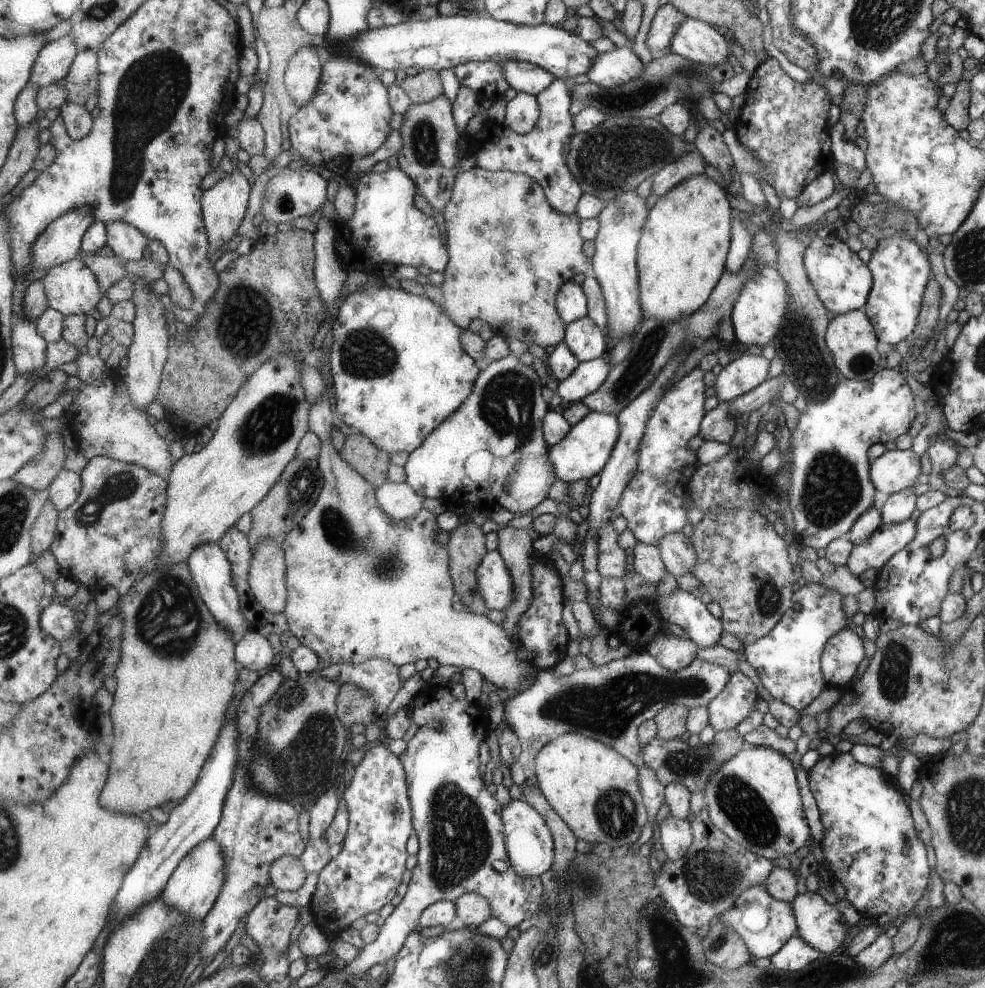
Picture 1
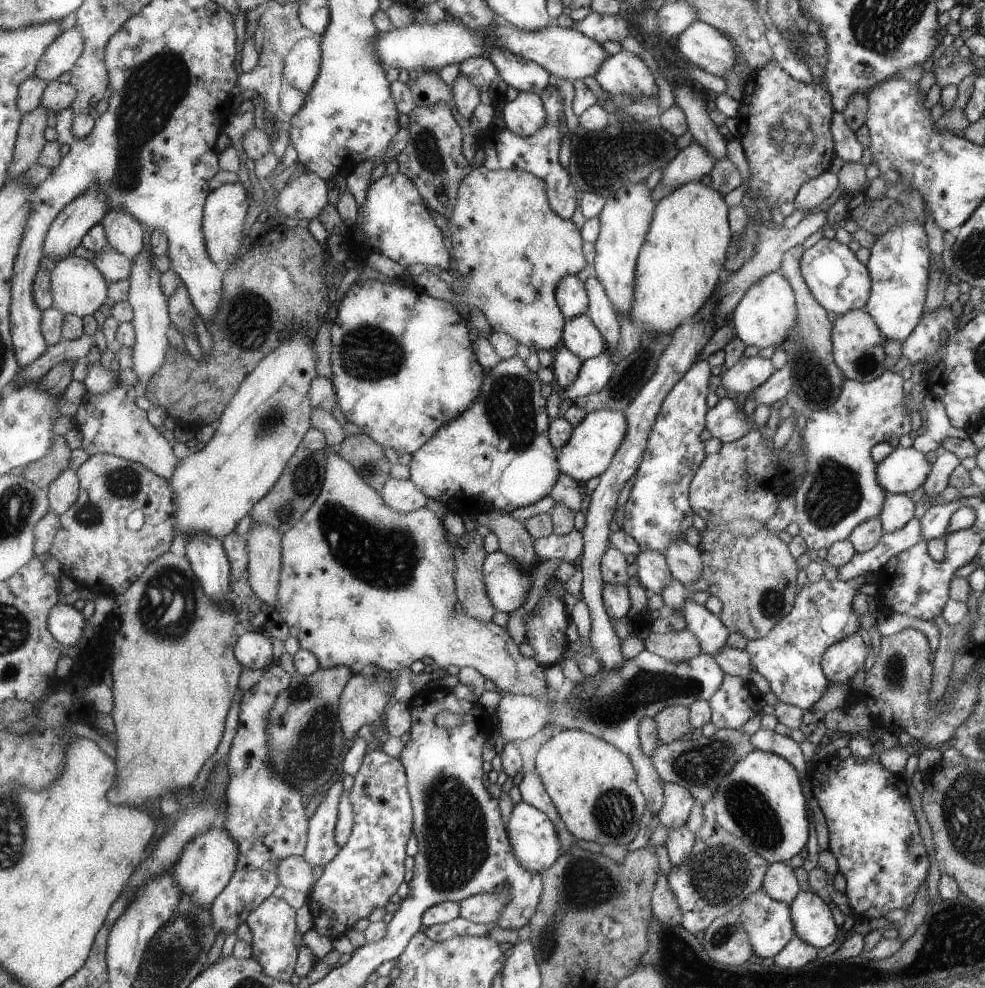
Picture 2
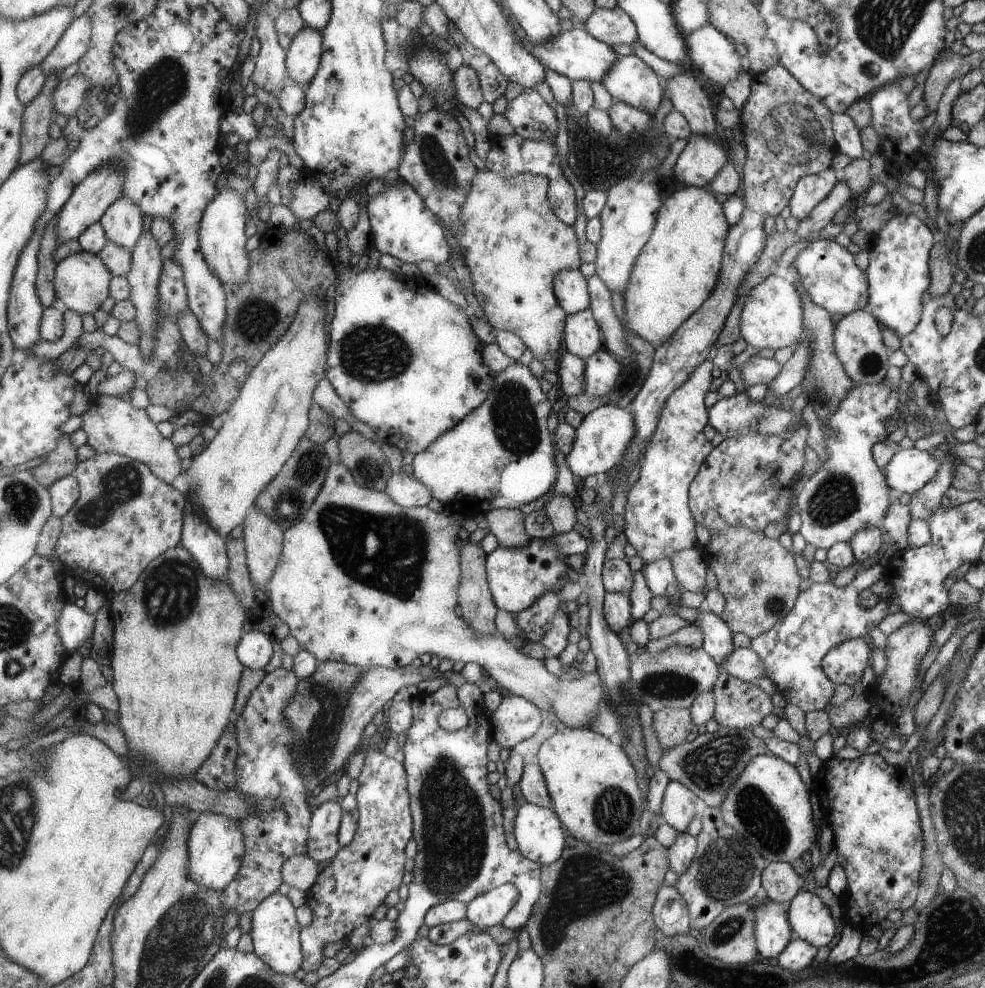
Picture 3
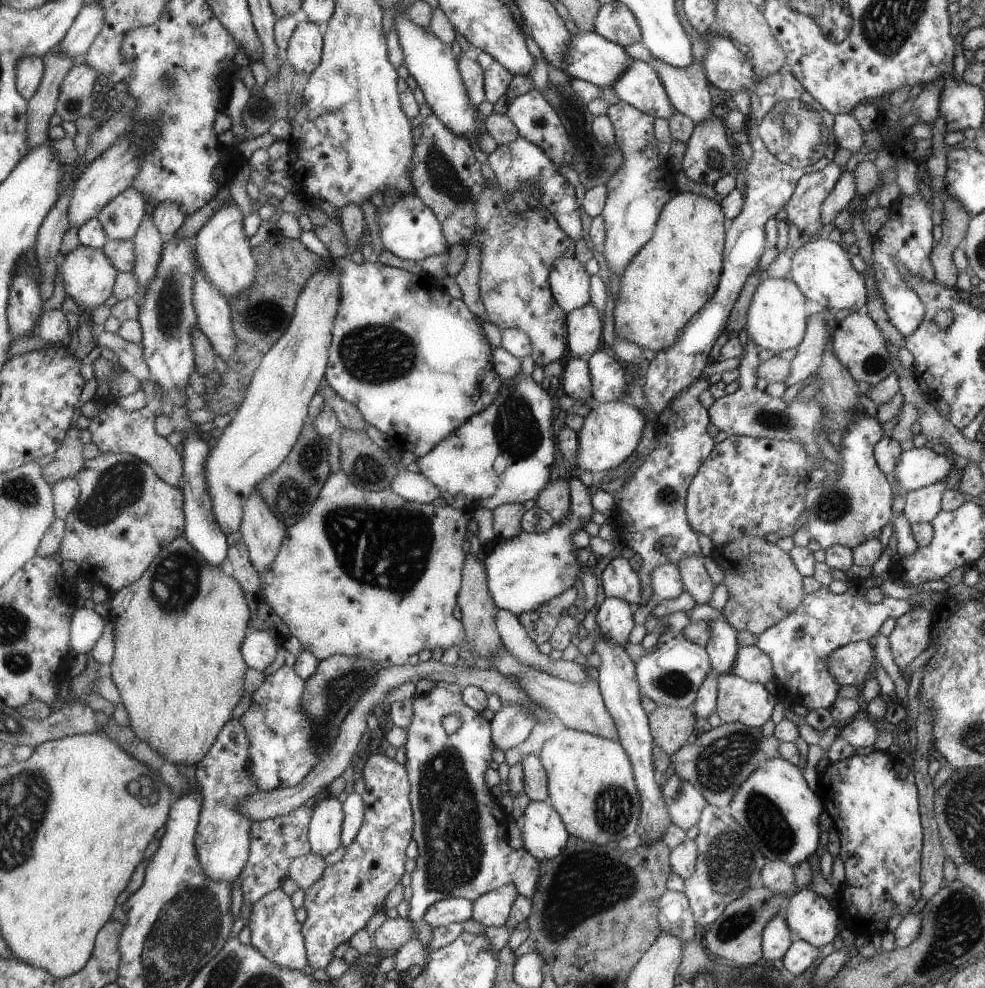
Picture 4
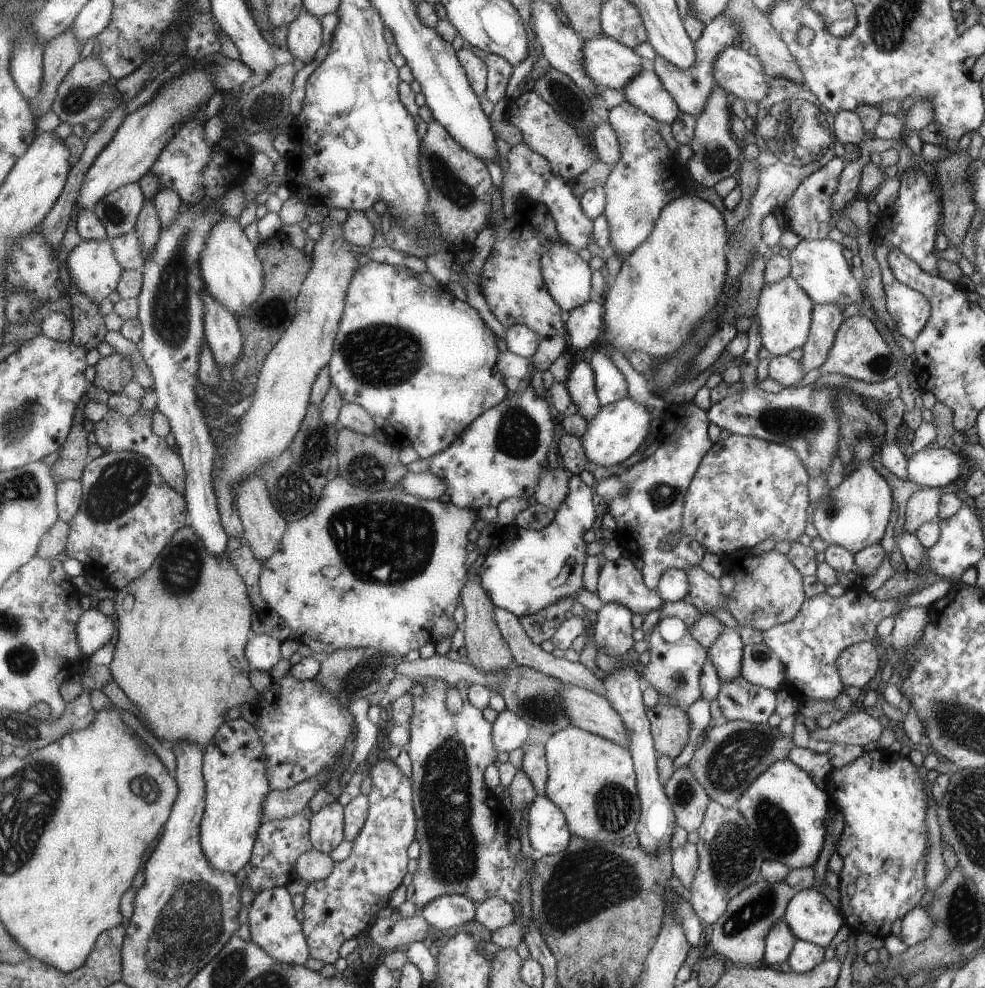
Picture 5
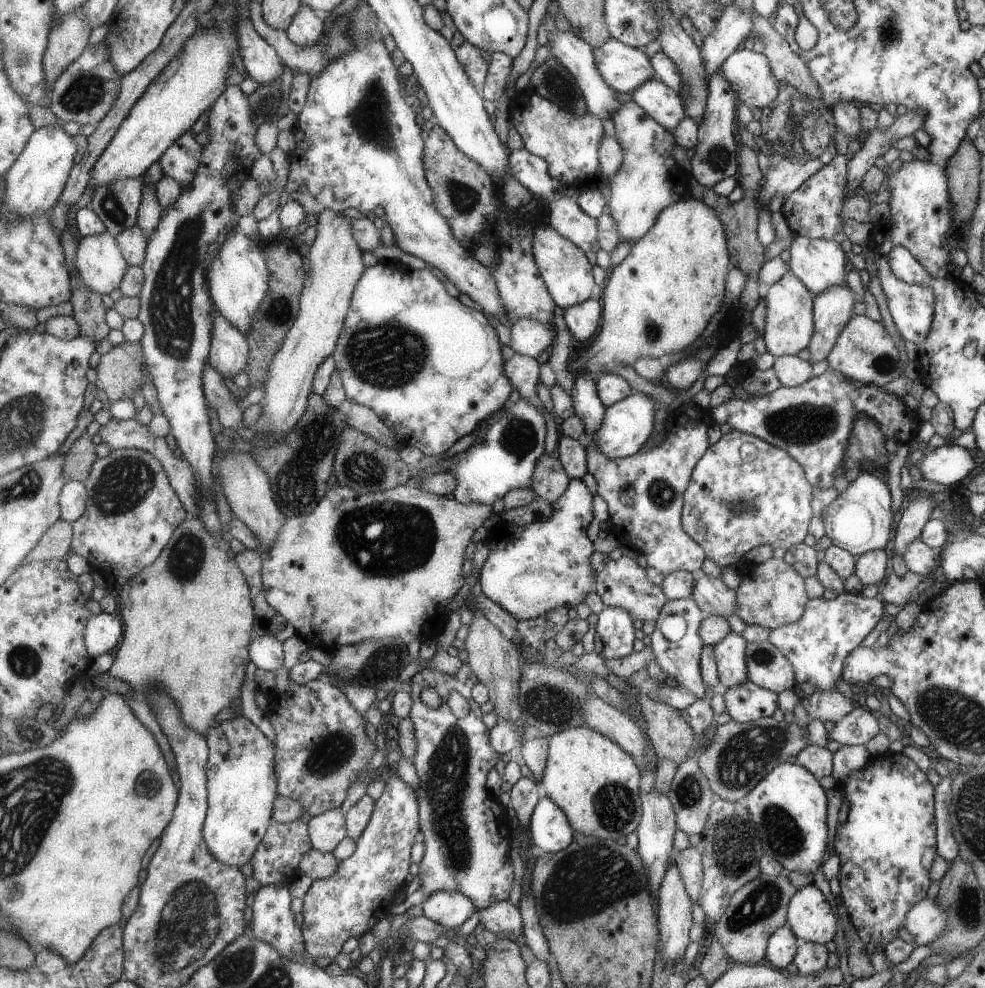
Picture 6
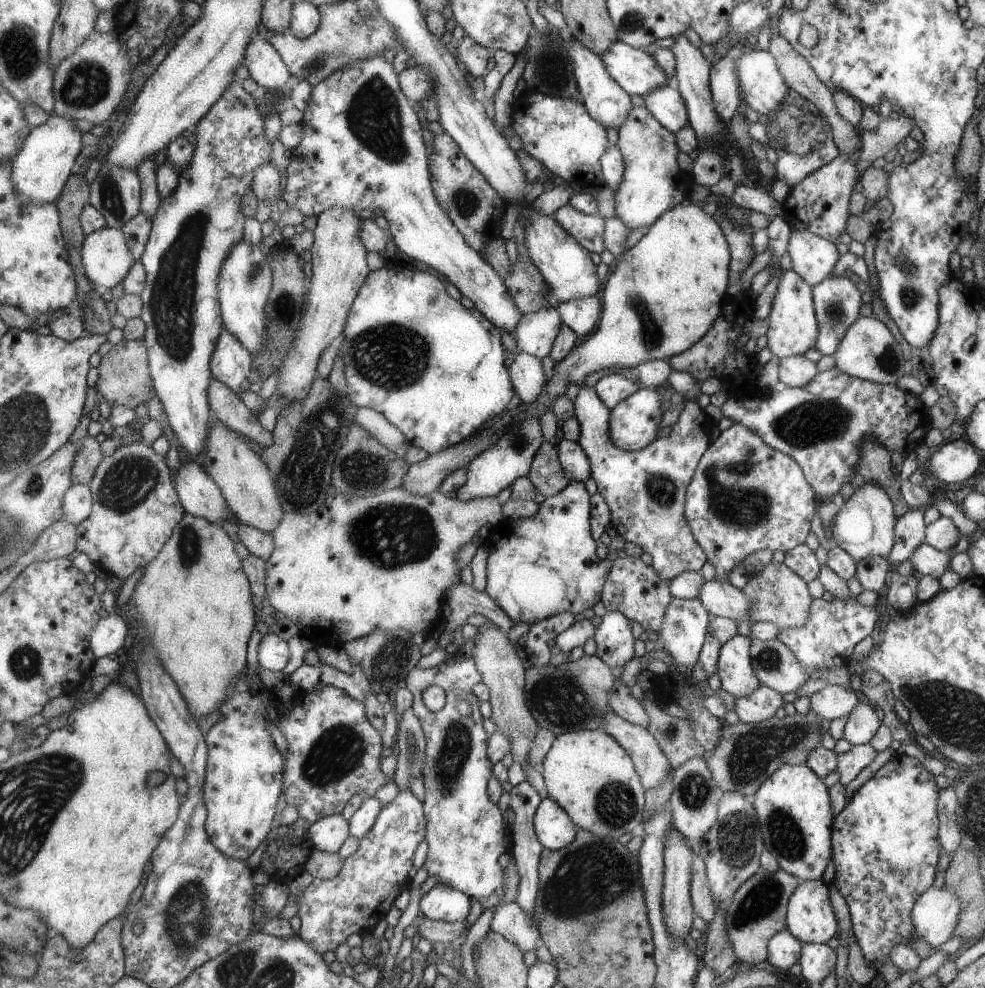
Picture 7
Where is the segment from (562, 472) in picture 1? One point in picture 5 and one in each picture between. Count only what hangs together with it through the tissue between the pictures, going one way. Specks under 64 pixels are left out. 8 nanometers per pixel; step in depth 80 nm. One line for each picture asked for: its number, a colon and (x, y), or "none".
2: (594, 441)
3: (605, 433)
4: (610, 431)
5: (613, 434)

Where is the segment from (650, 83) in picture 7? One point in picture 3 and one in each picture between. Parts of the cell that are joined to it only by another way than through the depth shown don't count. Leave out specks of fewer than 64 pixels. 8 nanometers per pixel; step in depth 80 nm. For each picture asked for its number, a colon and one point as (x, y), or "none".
3: (574, 53)
4: (590, 57)
5: (608, 63)
6: (623, 68)

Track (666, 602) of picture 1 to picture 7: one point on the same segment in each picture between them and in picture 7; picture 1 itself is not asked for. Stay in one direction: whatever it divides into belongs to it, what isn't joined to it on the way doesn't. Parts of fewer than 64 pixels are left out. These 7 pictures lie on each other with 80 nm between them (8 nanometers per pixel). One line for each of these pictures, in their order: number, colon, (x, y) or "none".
2: (712, 634)
3: (717, 637)
4: (722, 647)
5: (725, 654)
6: (729, 654)
7: (735, 669)

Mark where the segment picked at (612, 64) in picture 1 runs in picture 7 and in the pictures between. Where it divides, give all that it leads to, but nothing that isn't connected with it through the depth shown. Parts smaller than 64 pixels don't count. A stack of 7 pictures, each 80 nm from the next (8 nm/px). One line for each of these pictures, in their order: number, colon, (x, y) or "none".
2: (623, 73)
3: (630, 80)
4: (639, 86)
5: (645, 91)
6: (667, 109)
7: (666, 103)

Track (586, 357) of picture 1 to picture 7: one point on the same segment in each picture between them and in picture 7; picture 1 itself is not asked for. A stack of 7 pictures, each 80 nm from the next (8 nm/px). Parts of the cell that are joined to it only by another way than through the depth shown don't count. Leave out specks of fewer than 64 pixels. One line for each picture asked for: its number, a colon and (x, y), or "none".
2: (580, 335)
3: (580, 337)
4: (583, 325)
5: (583, 324)
6: (582, 320)
7: (580, 315)

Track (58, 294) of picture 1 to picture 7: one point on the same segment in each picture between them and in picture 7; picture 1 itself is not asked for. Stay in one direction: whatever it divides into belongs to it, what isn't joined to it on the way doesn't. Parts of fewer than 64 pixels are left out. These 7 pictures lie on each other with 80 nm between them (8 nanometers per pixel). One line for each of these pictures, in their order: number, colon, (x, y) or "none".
2: (78, 286)
3: (82, 281)
4: (89, 276)
5: (93, 267)
6: (100, 260)
7: (107, 258)

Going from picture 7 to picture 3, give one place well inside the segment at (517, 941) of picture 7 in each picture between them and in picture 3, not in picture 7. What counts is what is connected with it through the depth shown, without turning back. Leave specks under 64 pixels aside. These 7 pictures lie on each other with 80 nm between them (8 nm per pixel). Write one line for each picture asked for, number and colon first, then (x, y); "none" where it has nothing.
3: (486, 909)
4: (491, 909)
5: (493, 913)
6: (501, 917)

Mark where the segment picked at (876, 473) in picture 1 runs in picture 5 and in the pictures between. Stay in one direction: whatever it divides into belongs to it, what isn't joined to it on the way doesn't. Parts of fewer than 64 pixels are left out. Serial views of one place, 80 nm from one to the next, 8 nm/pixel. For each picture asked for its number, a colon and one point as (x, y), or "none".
2: (903, 470)
3: (909, 469)
4: (918, 467)
5: (931, 466)

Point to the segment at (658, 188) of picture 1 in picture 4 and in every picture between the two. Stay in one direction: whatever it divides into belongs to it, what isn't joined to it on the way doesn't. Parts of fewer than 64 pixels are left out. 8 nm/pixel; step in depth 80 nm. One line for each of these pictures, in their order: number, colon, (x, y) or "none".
2: (693, 163)
3: (701, 158)
4: (707, 156)

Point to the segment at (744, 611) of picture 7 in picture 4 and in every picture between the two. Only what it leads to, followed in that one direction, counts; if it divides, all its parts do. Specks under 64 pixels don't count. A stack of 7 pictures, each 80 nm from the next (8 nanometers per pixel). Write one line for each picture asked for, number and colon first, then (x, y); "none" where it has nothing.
4: (696, 582)
5: (704, 594)
6: (712, 596)

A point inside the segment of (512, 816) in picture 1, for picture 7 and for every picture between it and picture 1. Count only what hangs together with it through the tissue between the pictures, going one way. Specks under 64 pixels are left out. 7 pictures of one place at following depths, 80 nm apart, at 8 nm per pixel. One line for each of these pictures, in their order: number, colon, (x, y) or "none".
2: (533, 838)
3: (539, 835)
4: (544, 835)
5: (547, 831)
6: (549, 831)
7: (552, 825)

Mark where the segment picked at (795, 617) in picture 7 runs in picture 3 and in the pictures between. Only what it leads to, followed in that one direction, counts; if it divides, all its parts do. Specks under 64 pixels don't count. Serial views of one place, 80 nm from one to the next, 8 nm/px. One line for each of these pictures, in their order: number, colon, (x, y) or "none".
3: (758, 579)
4: (764, 587)
5: (767, 591)
6: (770, 594)

